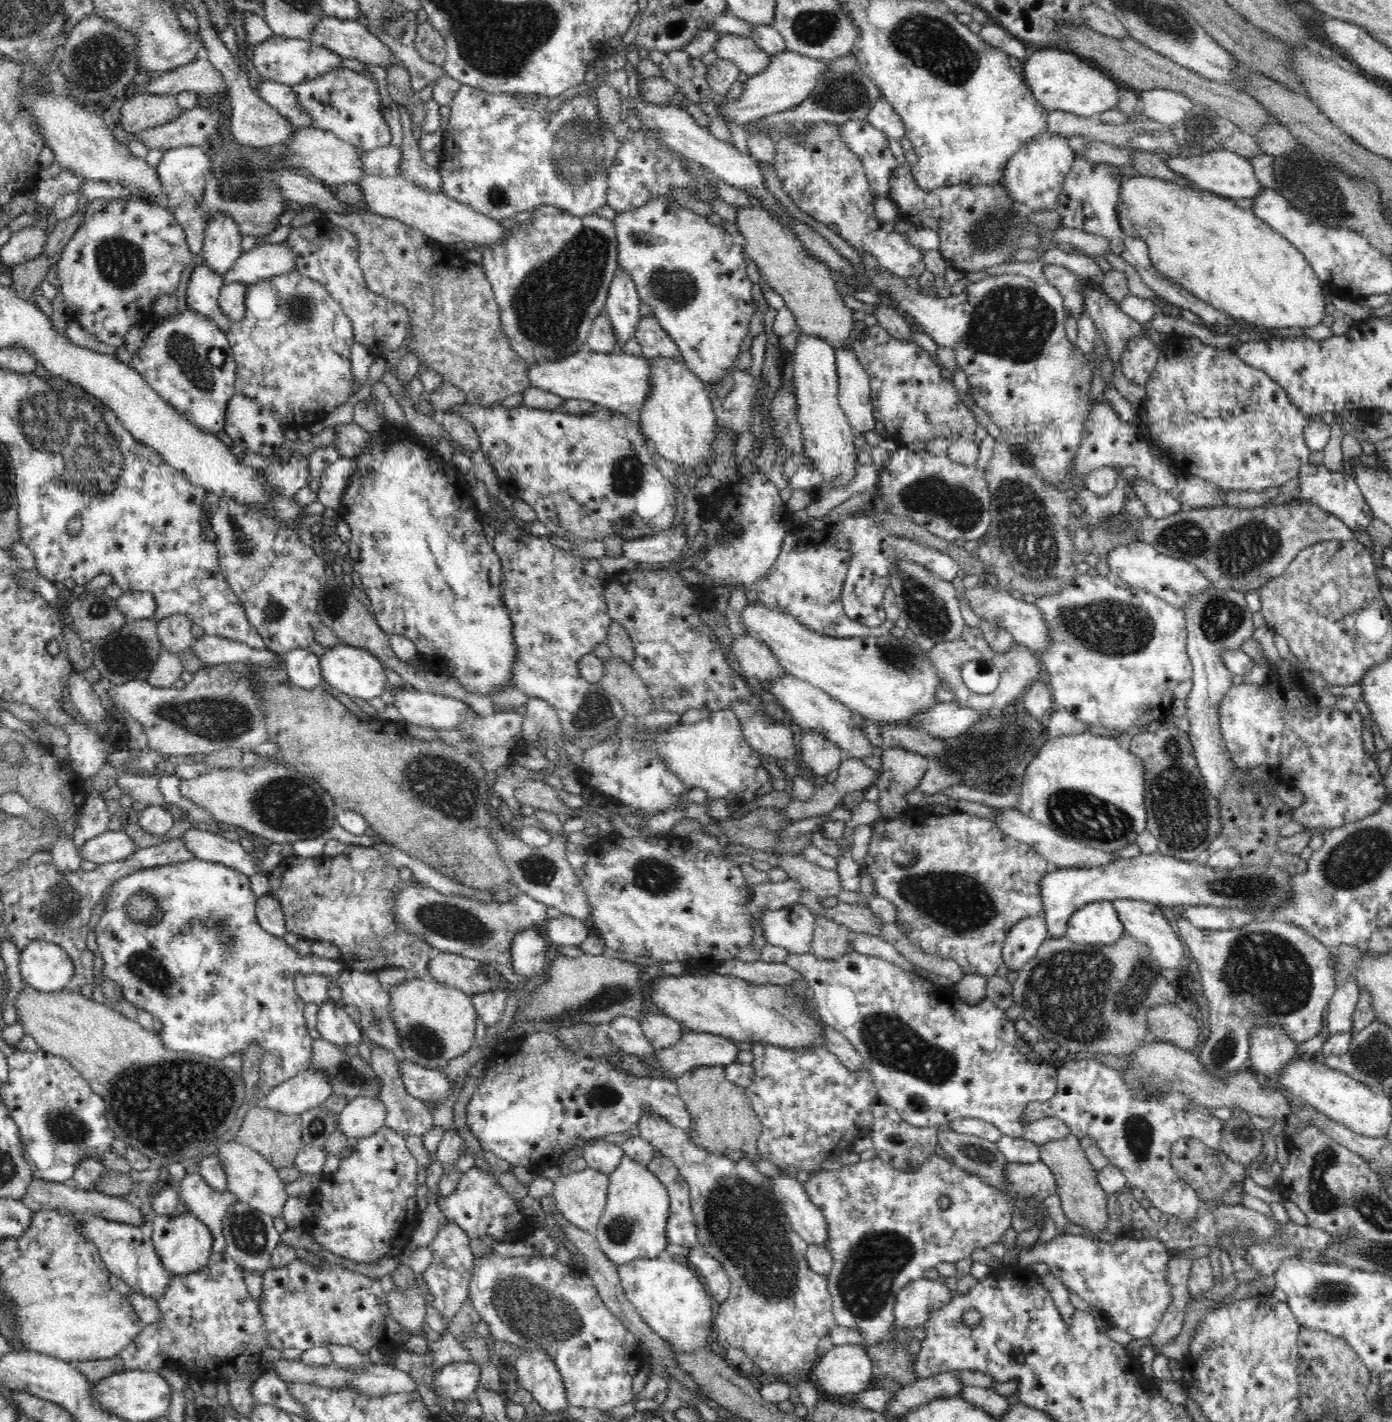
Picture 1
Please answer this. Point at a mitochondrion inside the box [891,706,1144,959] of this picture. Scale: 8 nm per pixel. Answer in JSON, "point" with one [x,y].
{"point":[958,902]}

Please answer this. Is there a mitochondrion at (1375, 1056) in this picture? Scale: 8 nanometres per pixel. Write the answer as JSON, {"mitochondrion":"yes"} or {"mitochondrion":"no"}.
{"mitochondrion":"yes"}

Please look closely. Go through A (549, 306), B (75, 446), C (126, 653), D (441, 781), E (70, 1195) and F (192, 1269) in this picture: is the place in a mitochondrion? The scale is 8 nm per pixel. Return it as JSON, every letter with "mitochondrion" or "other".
{"A":"mitochondrion","B":"mitochondrion","C":"mitochondrion","D":"mitochondrion","E":"other","F":"other"}

